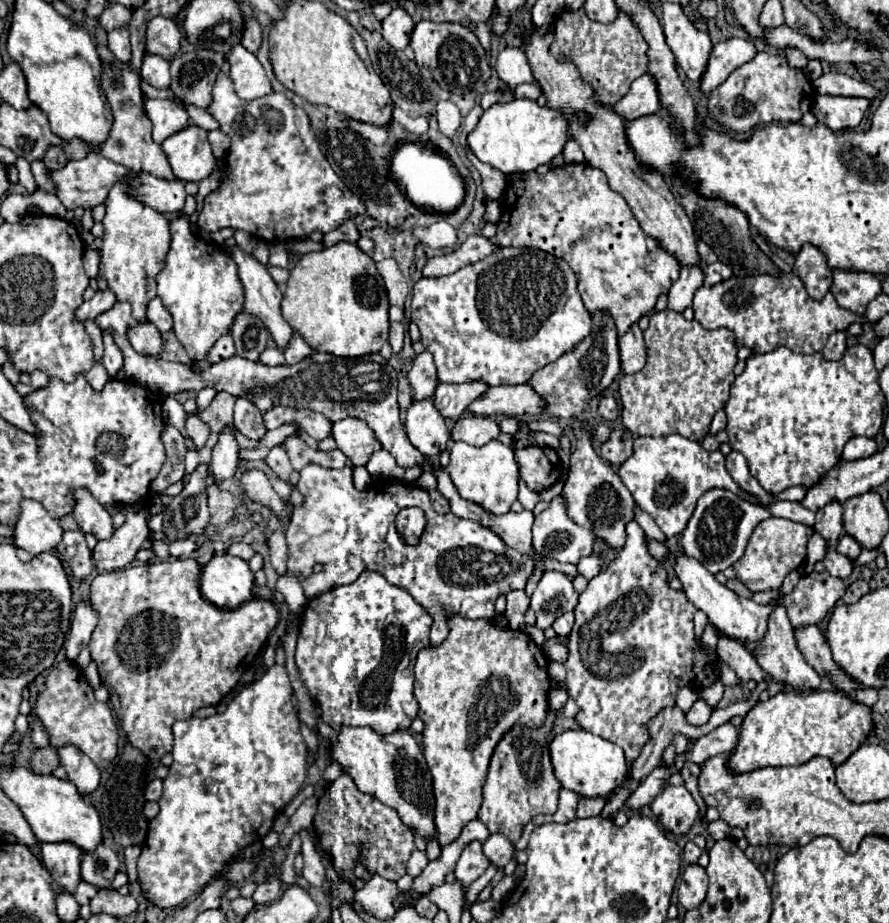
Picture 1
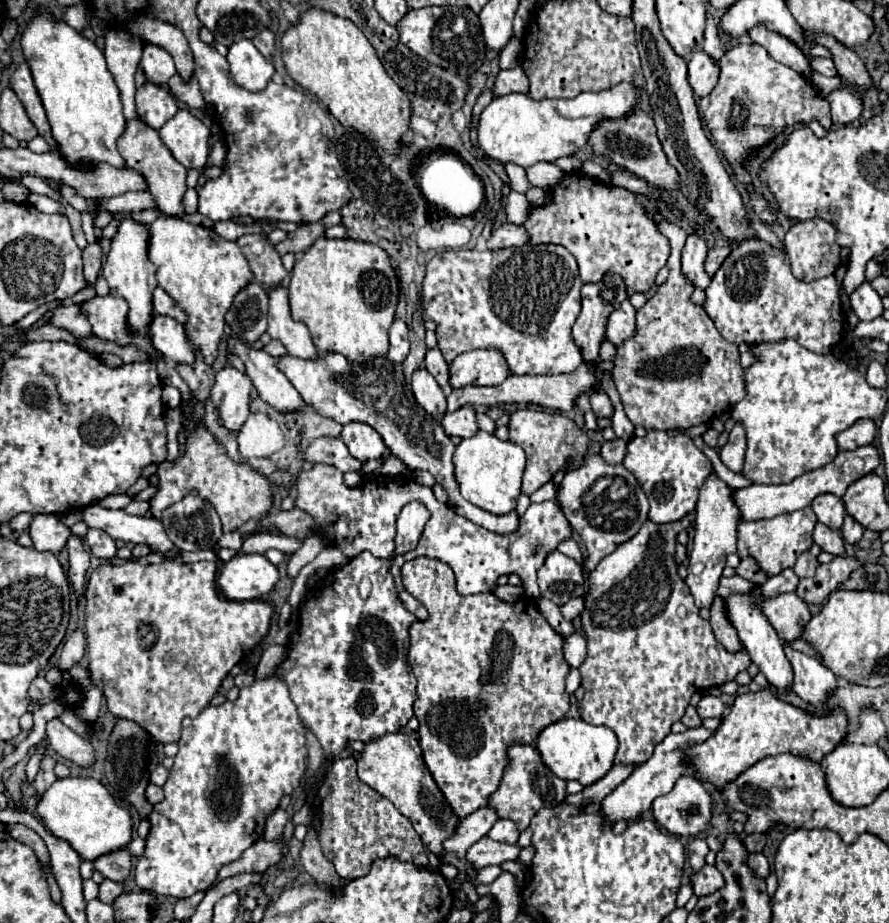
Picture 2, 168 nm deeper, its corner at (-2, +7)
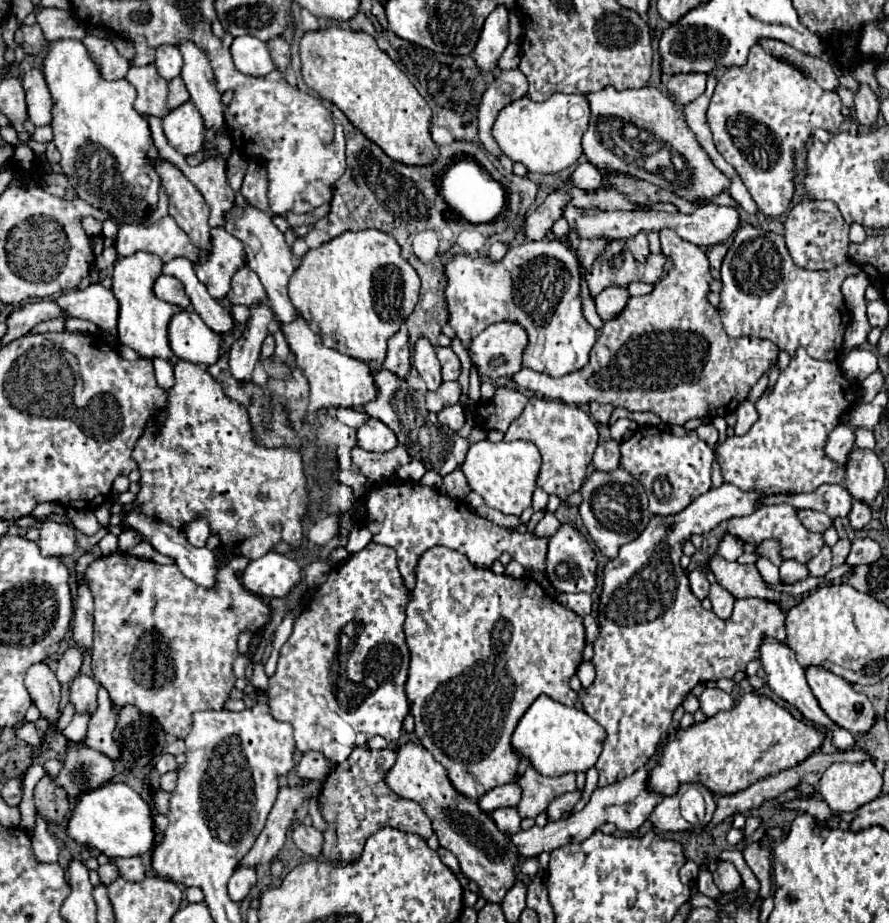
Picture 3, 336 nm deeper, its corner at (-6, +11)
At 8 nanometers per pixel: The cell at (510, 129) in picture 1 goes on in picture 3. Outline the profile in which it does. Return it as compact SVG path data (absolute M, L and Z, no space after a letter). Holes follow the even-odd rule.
M552 94L544 102L534 102L528 96L522 96L500 110L492 136L502 152L510 160L522 162L528 172L554 174L572 166L582 156L582 136L588 128L588 120L590 104L584 94Z

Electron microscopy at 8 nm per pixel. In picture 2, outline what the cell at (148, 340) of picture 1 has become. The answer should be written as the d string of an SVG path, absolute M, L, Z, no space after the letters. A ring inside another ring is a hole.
M156 316L148 328L148 338L152 346L174 364L194 364L194 346L188 340L184 324L170 316Z

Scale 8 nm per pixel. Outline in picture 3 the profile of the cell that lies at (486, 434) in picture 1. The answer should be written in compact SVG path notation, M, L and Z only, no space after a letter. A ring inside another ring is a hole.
M460 404L448 406L448 408L444 408L444 410L438 414L438 420L440 420L444 426L448 426L450 430L460 432L462 426L466 424L466 410L464 410L464 406L460 406Z

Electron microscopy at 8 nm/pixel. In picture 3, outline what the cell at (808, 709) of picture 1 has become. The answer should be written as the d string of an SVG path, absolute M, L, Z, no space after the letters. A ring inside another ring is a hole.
M746 692L732 710L718 712L702 724L672 734L664 746L660 766L650 772L648 786L654 792L670 796L676 794L682 782L702 782L714 794L736 794L766 776L804 762L822 746L824 738L824 732L804 720L796 720L768 696Z

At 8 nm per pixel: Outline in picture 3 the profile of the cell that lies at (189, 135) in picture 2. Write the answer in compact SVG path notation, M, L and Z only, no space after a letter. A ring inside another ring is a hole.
M192 102L170 110L162 118L162 128L168 144L182 156L202 152L202 136L206 136L206 128L202 128L202 116Z

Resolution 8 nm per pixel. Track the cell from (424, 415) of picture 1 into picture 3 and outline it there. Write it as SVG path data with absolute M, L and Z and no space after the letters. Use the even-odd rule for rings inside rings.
M420 338L416 342L416 350L414 350L414 366L420 374L420 378L426 382L428 390L434 392L434 388L440 388L442 384L442 374L440 374L440 362L436 358L434 346L426 340Z

